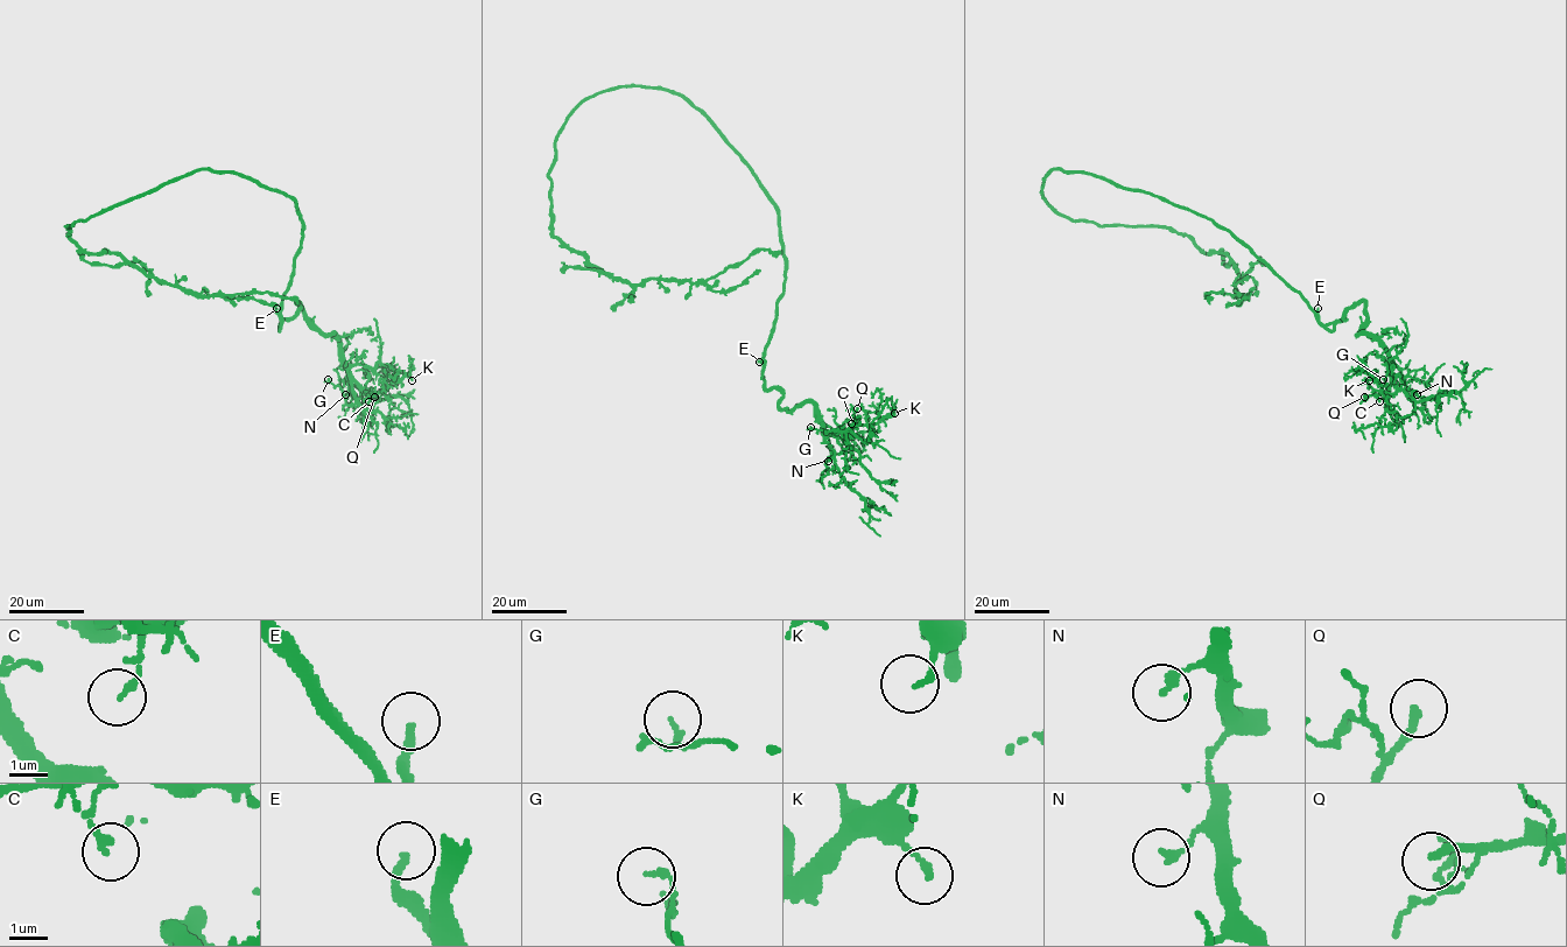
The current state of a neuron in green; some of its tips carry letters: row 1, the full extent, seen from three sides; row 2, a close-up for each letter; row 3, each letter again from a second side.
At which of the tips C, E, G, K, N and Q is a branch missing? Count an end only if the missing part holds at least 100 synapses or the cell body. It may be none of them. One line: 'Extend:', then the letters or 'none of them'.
Extend: E

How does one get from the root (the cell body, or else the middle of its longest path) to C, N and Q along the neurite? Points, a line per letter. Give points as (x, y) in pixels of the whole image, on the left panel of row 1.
C: (246, 176), (290, 197), (302, 221), (279, 324), (296, 314), (296, 300), (338, 341), (348, 374), (369, 401)
N: (246, 176), (296, 204), (302, 247), (279, 324), (296, 314), (296, 300), (338, 341), (345, 394)
Q: (246, 176), (290, 197), (302, 221), (279, 324), (296, 314), (296, 300), (338, 341), (348, 374), (374, 397)

